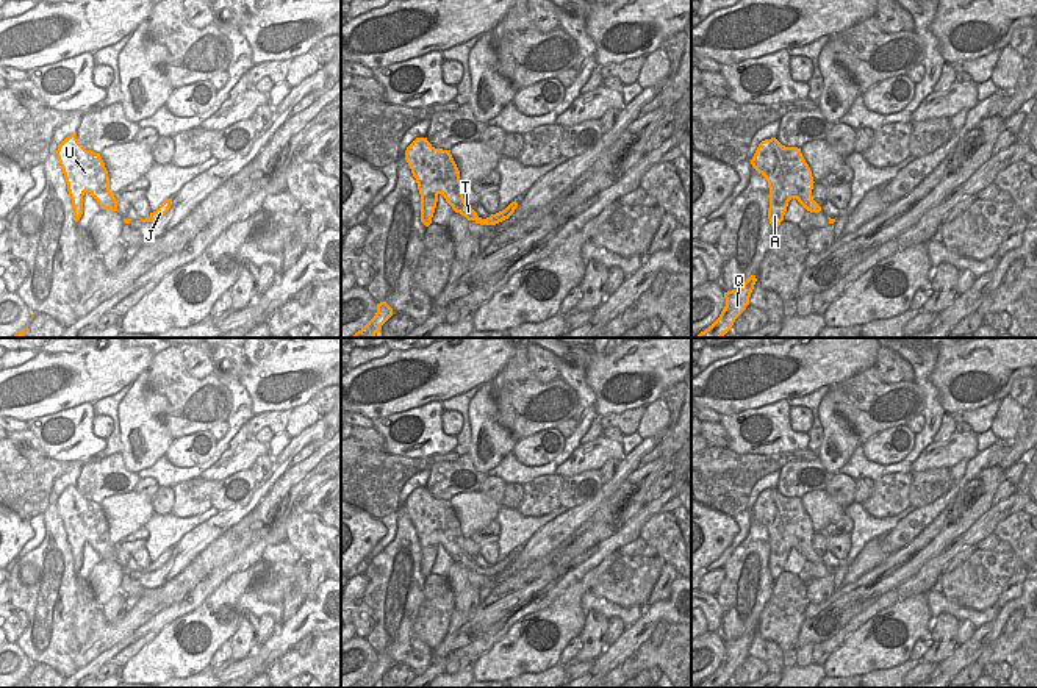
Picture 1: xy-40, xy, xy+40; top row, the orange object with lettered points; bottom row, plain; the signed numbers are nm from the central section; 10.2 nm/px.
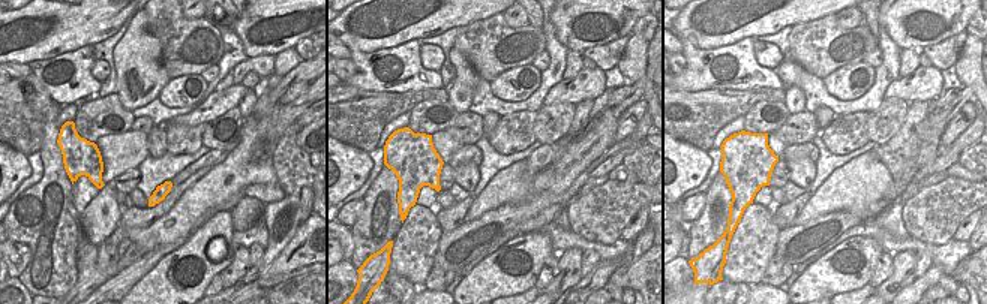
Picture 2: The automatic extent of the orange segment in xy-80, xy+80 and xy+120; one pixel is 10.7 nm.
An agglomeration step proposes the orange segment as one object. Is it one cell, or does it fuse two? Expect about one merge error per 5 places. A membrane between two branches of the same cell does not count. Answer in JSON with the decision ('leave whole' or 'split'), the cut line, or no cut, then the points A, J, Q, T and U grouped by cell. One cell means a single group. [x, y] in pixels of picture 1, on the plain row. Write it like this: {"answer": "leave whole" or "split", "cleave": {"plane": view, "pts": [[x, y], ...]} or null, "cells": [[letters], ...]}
{"answer": "leave whole", "cleave": null, "cells": [["A", "J", "Q", "T", "U"]]}

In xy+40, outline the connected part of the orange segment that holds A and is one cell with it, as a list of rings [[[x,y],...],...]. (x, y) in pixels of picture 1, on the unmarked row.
[[[776,488],[765,489],[759,494],[751,514],[768,532],[768,569],[773,580],[777,580],[784,571],[791,549],[796,549],[810,563],[821,561],[812,546],[815,532],[801,499],[785,497]]]

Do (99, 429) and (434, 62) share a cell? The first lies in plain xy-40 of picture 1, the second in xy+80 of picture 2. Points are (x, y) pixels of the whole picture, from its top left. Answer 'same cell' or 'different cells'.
same cell

